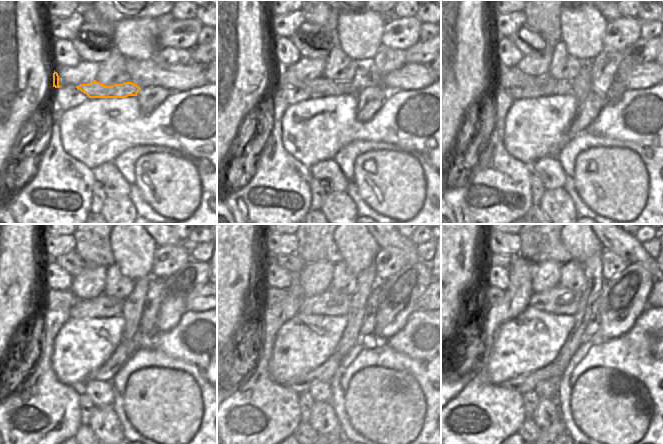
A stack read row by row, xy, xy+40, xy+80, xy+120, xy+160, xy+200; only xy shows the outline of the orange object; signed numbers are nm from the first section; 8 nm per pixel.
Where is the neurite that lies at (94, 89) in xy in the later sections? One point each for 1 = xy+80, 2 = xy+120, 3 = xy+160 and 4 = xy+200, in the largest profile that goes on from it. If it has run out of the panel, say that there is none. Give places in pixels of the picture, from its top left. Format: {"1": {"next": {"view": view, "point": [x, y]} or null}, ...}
{"1": {"next": {"view": "xy+80", "point": [508, 77]}}, "2": {"next": {"view": "xy+120", "point": [49, 298]}}, "3": {"next": {"view": "xy+160", "point": [270, 297]}}, "4": {"next": {"view": "xy+200", "point": [481, 295]}}}

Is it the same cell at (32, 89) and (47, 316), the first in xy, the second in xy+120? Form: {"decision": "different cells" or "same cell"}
{"decision": "different cells"}

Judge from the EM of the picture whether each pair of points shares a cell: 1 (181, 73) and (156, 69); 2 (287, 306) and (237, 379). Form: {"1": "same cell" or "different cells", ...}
{"1": "same cell", "2": "different cells"}

